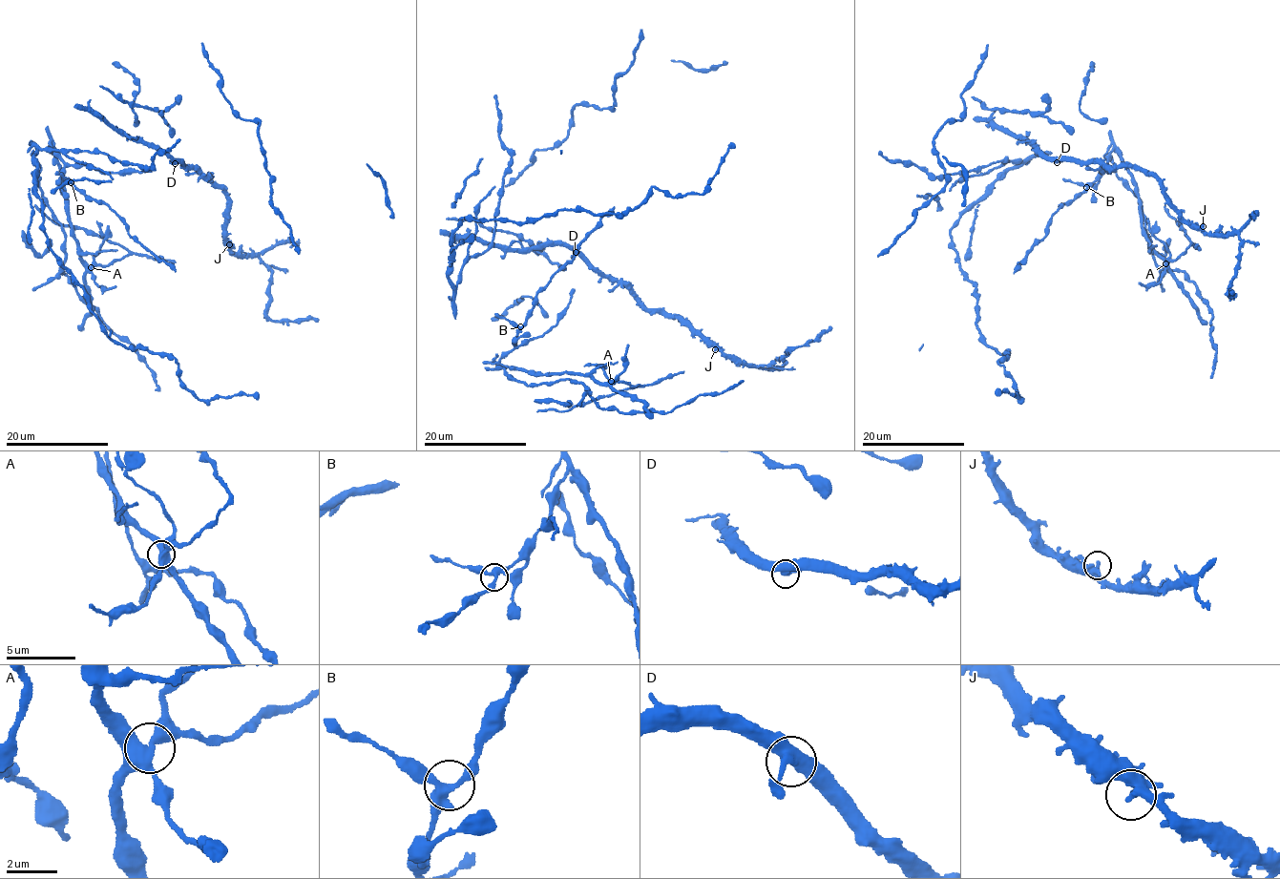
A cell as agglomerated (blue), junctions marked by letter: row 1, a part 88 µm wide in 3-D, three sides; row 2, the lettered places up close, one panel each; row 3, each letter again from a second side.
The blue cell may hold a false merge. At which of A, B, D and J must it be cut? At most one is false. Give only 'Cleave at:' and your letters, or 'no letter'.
Cleave at: A

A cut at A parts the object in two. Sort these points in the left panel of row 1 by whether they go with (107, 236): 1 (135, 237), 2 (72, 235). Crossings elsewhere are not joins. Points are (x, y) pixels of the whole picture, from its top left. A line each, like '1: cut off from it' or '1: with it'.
1: cut off from it
2: cut off from it

